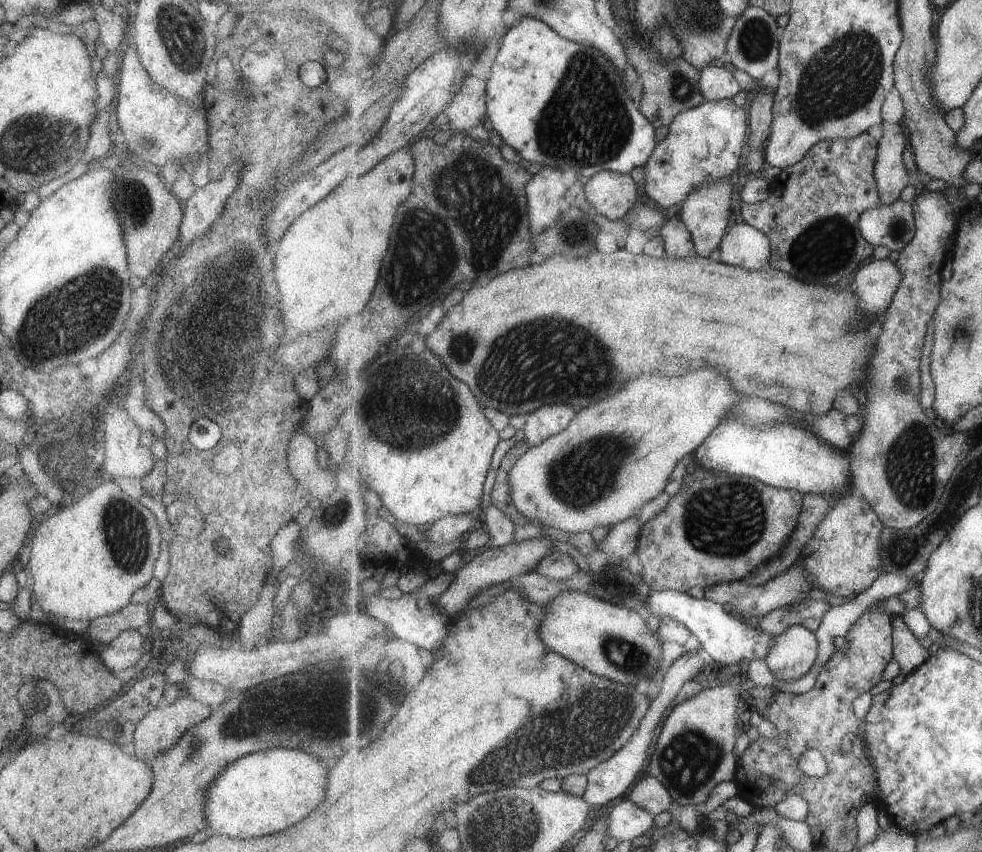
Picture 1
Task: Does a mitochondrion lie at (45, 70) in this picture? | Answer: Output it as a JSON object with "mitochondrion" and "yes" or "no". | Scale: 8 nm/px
{"mitochondrion":"no"}

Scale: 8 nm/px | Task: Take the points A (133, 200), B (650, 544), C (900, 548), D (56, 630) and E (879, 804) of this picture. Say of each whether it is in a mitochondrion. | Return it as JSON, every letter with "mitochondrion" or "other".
{"A":"mitochondrion","B":"other","C":"mitochondrion","D":"other","E":"other"}

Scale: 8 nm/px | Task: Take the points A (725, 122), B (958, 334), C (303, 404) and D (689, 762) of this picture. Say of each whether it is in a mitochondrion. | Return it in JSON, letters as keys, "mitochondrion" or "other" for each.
{"A":"other","B":"mitochondrion","C":"other","D":"mitochondrion"}

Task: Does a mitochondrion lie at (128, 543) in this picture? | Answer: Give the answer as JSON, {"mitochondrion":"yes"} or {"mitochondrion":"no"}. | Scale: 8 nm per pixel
{"mitochondrion":"yes"}

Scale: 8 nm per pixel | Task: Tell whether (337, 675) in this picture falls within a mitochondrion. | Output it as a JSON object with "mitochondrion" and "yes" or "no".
{"mitochondrion":"yes"}

